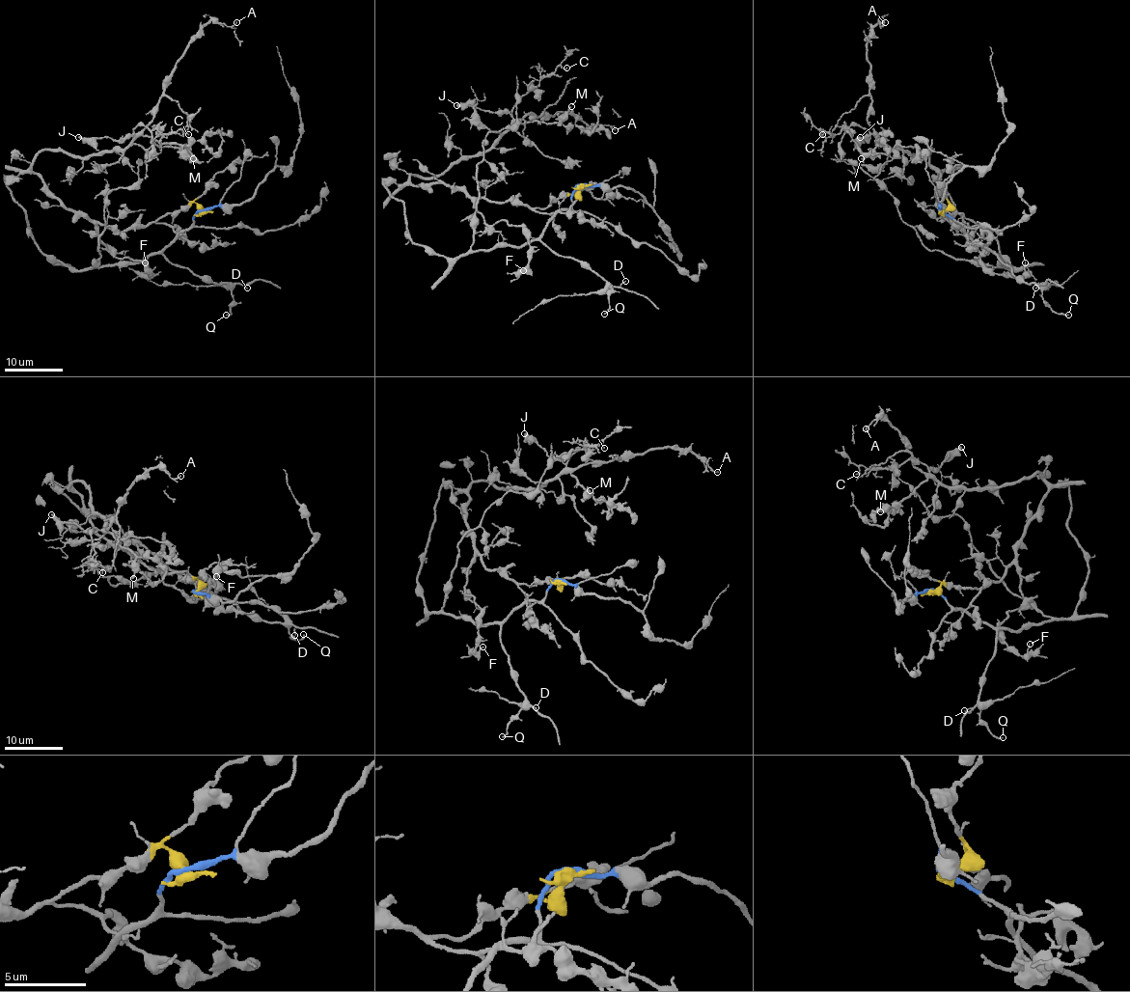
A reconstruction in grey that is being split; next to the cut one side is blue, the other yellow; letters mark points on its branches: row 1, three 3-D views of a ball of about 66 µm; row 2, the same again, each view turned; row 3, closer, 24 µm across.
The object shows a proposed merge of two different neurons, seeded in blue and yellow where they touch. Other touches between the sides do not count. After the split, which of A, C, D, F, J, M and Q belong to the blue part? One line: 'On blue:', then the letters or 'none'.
On blue: D, Q

